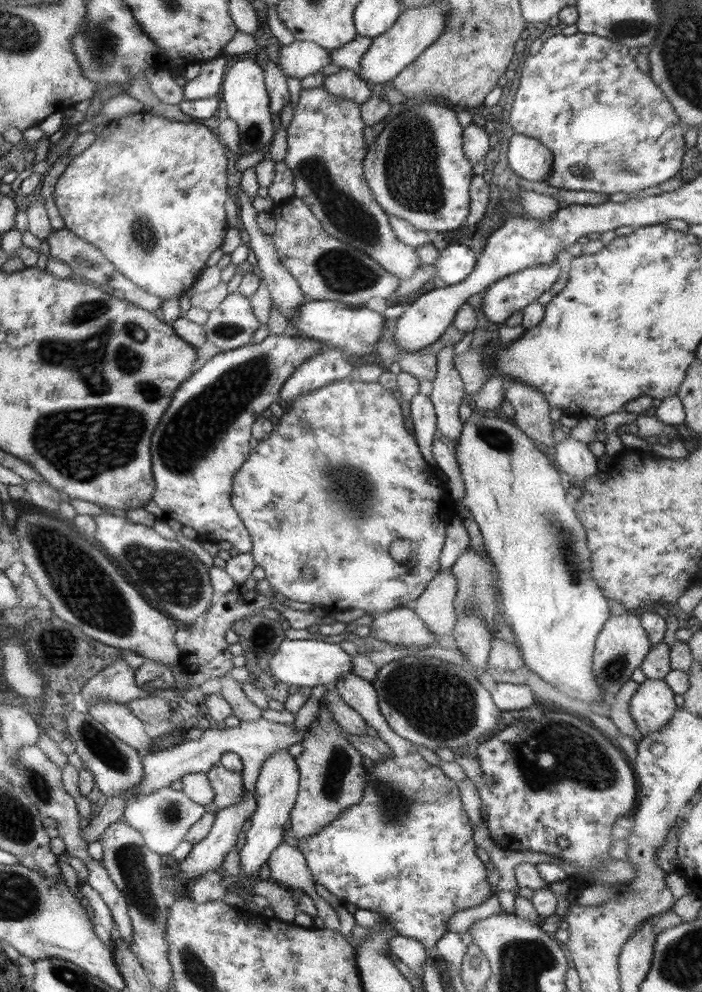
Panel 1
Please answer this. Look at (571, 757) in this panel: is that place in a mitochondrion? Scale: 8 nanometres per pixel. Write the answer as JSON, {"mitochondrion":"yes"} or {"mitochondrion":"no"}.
{"mitochondrion":"yes"}

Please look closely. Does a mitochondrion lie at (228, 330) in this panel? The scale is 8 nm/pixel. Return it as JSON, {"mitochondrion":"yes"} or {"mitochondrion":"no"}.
{"mitochondrion":"yes"}

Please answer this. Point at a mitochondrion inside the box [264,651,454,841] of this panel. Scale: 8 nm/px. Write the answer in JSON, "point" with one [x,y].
{"point":[394,803]}

